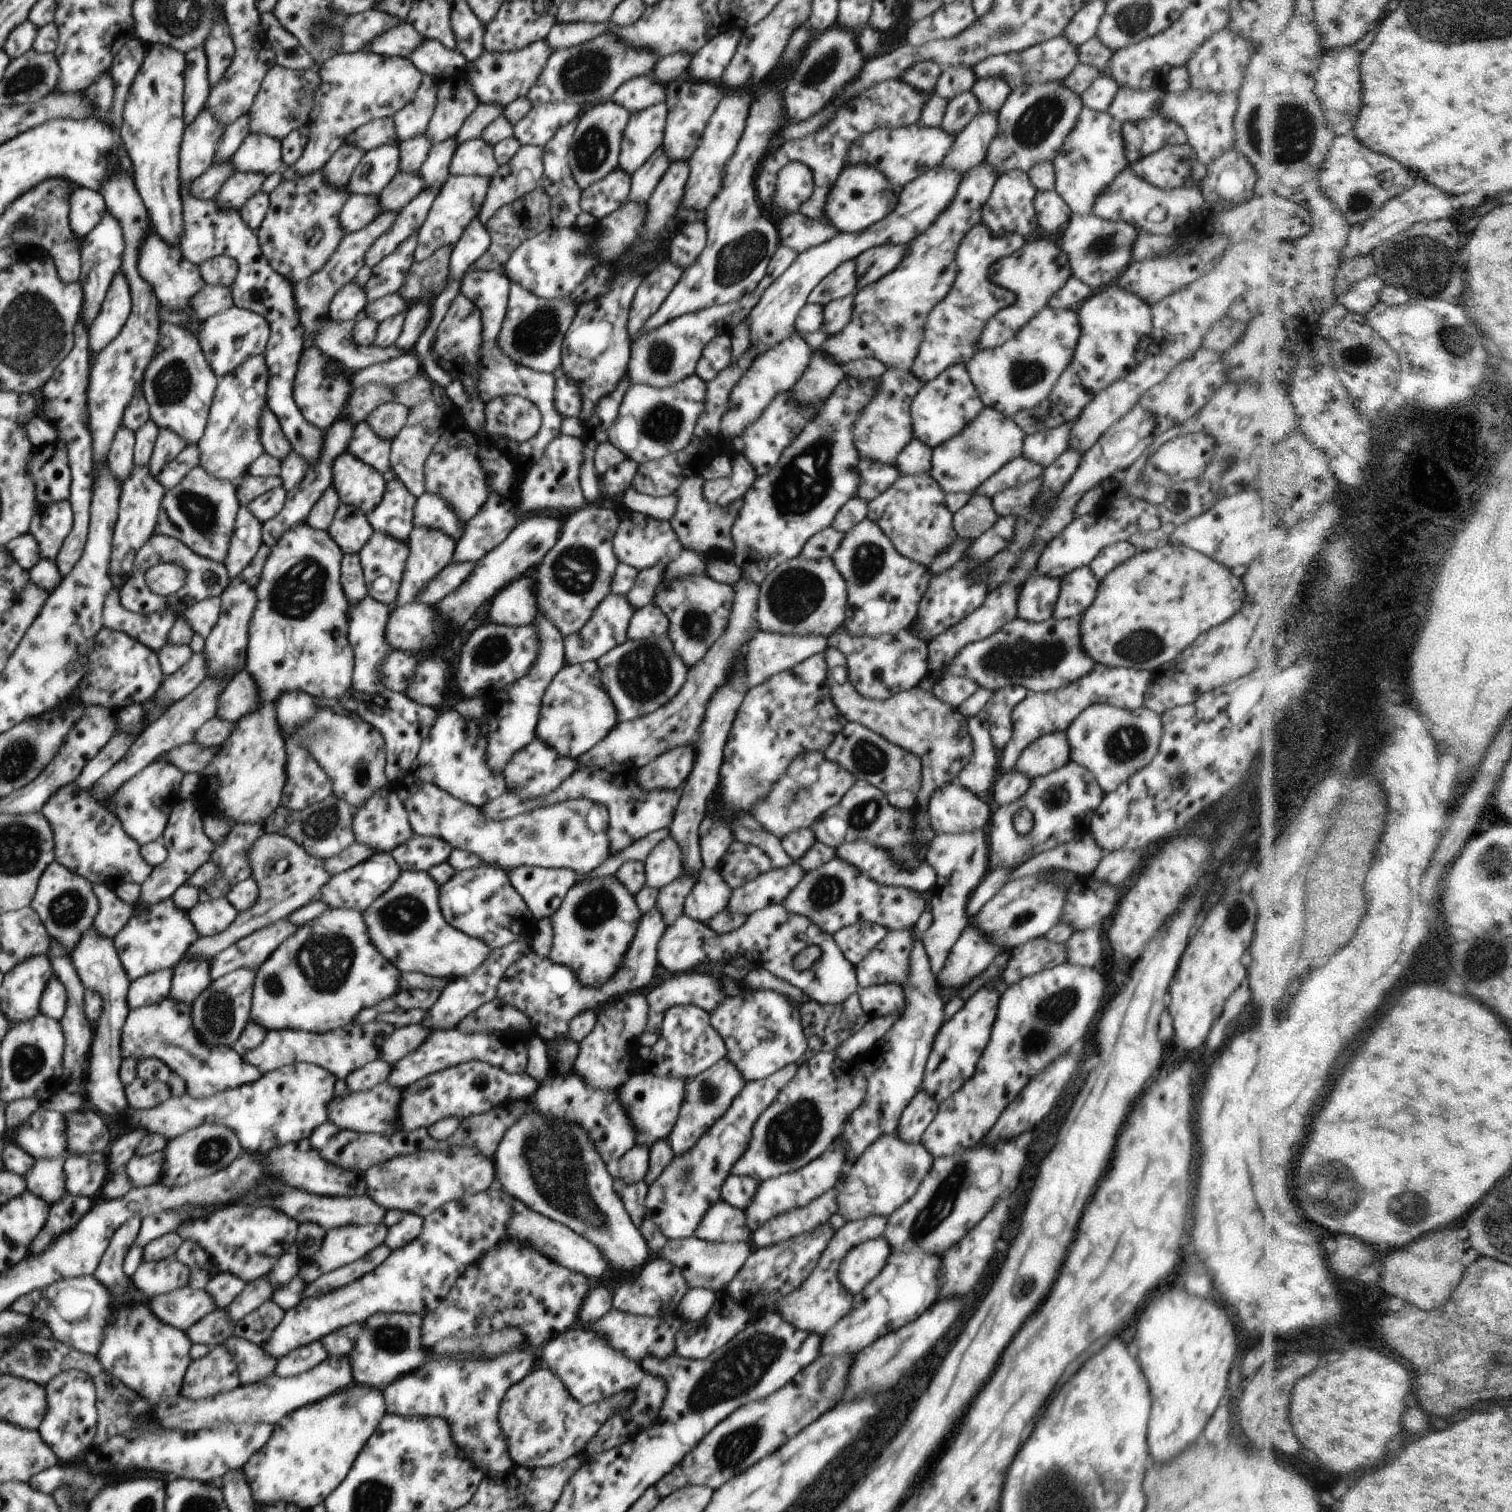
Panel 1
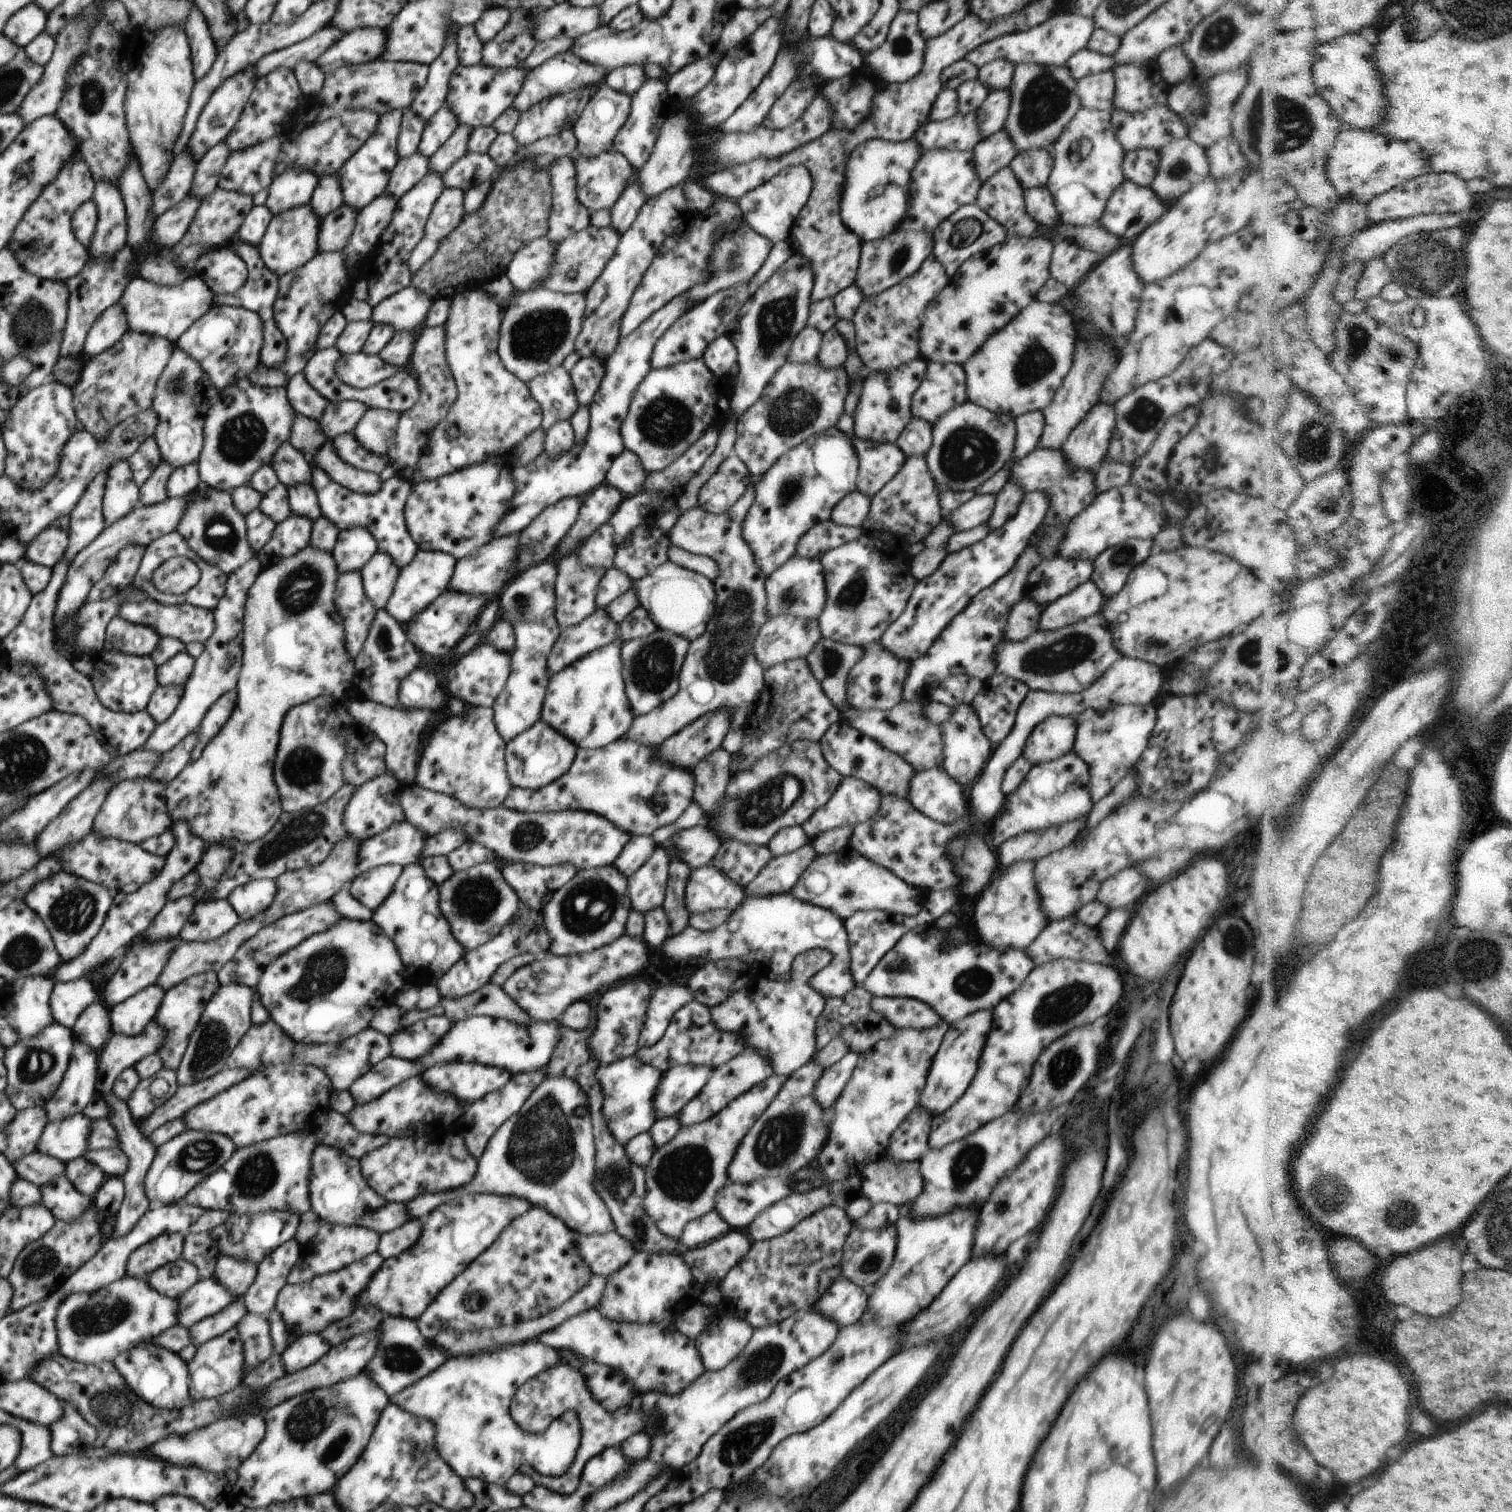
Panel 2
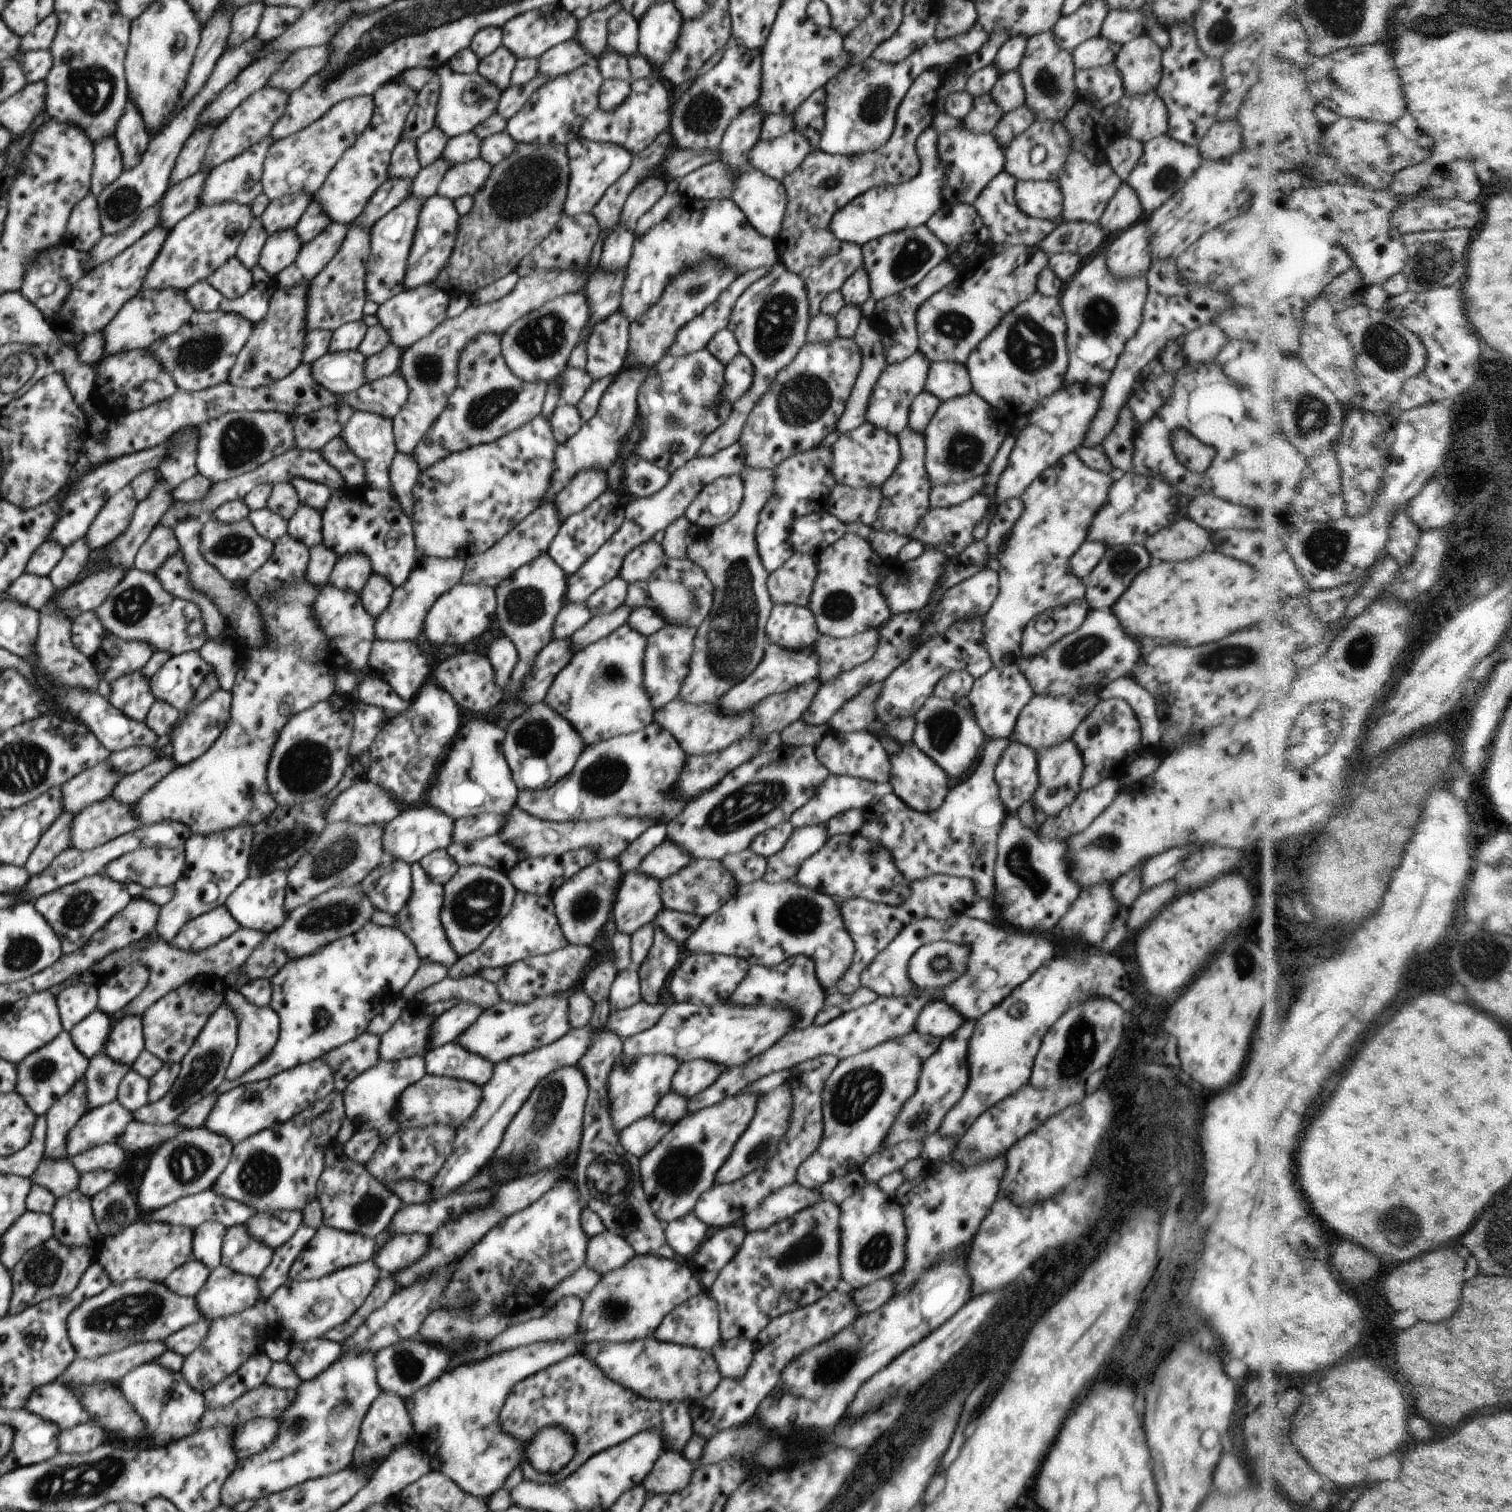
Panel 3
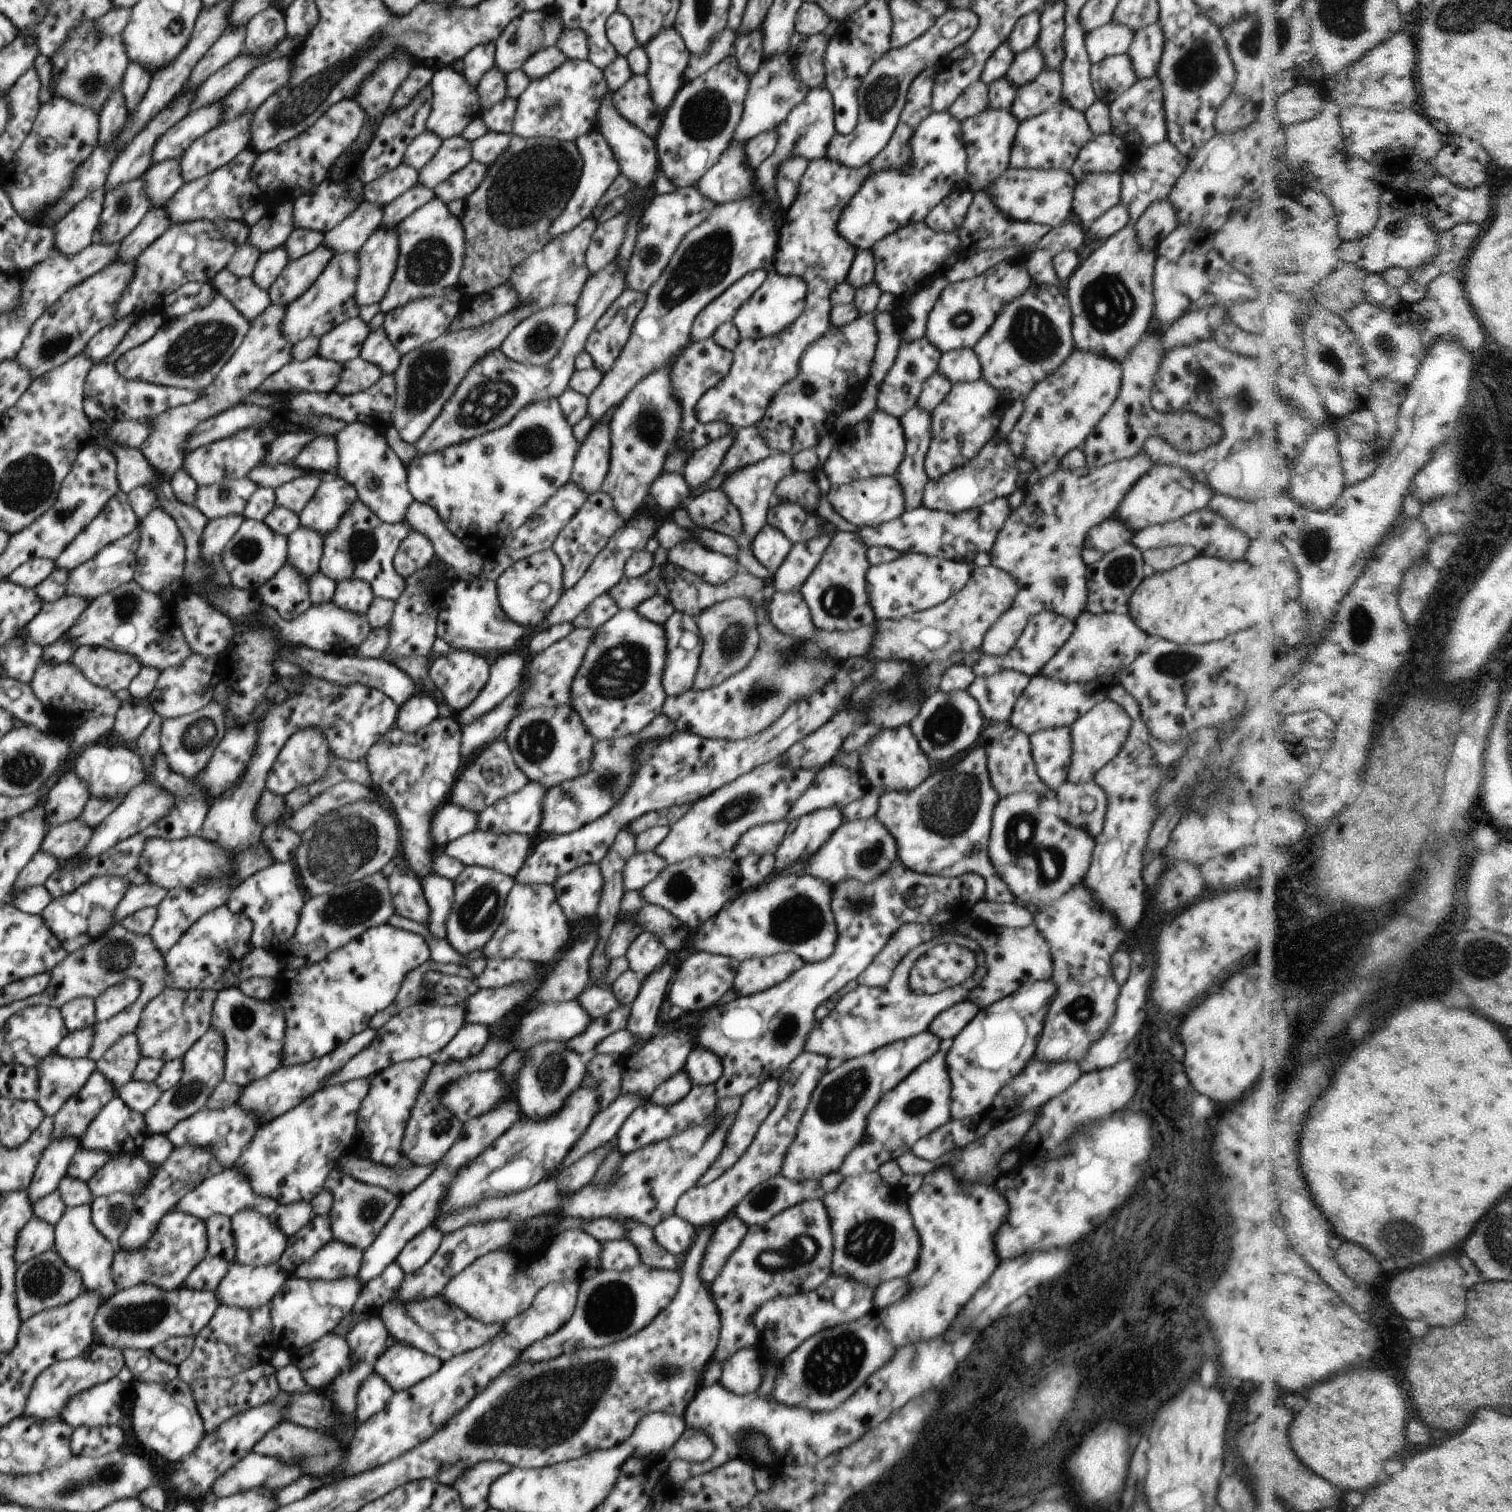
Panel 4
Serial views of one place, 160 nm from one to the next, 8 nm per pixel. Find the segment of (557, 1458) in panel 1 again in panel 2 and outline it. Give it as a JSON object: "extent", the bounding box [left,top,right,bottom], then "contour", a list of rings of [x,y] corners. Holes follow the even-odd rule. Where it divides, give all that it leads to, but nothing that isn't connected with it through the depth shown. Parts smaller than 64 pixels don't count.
{"extent":[510,1364,656,1494],"contour":[[[556,1364],[518,1387],[514,1393],[514,1400],[510,1404],[510,1414],[512,1414],[514,1422],[524,1432],[531,1433],[544,1432],[544,1426],[550,1426],[552,1420],[556,1420],[566,1410],[574,1410],[578,1414],[580,1428],[582,1428],[582,1440],[580,1440],[580,1446],[576,1452],[576,1460],[570,1464],[570,1470],[566,1470],[558,1478],[546,1478],[536,1470],[525,1469],[527,1475],[533,1478],[536,1485],[542,1484],[542,1486],[550,1486],[552,1490],[562,1490],[562,1494],[570,1494],[576,1490],[578,1480],[580,1480],[580,1472],[590,1458],[600,1454],[604,1448],[622,1444],[626,1438],[640,1432],[642,1428],[650,1430],[656,1426],[652,1422],[652,1418],[642,1418],[640,1410],[632,1410],[632,1408],[620,1408],[616,1414],[608,1414],[600,1404],[596,1404],[592,1400],[592,1393],[588,1392],[588,1388],[584,1384],[584,1376],[578,1370],[564,1366],[564,1364]]]}

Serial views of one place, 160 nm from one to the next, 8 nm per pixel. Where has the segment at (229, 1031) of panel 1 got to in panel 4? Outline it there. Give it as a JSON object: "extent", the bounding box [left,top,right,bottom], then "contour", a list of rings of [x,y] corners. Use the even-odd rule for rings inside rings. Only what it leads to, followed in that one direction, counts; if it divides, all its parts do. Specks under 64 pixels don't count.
{"extent":[143,1027,226,1135],"contour":[[[211,1027],[204,1036],[194,1042],[193,1046],[190,1046],[183,1057],[184,1072],[180,1082],[171,1090],[164,1092],[156,1105],[143,1115],[150,1135],[165,1135],[182,1120],[186,1120],[186,1118],[190,1118],[190,1116],[194,1116],[206,1108],[208,1098],[218,1087],[218,1084],[224,1081],[225,1057],[226,1044],[224,1044],[224,1038],[218,1030]]]}

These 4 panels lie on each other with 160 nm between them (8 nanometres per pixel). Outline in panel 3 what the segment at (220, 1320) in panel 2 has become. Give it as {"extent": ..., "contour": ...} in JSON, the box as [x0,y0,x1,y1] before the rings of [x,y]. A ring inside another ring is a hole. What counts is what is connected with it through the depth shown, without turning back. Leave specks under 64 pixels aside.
{"extent":[164,1317,211,1357],"contour":[[[202,1317],[198,1319],[198,1322],[189,1324],[178,1332],[171,1334],[166,1338],[164,1344],[167,1346],[168,1351],[174,1351],[180,1353],[183,1357],[187,1357],[204,1342],[210,1327],[211,1320]]]}

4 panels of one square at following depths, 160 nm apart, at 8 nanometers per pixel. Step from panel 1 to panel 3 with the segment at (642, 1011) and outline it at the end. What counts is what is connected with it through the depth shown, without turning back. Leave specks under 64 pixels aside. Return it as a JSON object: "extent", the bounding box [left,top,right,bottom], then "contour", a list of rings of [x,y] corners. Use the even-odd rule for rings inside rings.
{"extent":[609,968,640,1012],"contour":[[[636,968],[618,972],[609,992],[610,1012],[622,1010],[640,1002],[640,981]]]}

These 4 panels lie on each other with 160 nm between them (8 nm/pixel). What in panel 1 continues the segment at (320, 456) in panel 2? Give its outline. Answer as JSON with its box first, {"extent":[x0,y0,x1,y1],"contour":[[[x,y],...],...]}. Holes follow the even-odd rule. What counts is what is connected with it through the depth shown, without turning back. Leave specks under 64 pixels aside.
{"extent":[332,452,387,513],"contour":[[[346,452],[340,454],[332,464],[332,483],[341,503],[356,506],[364,513],[372,512],[381,504],[387,484],[378,470]]]}

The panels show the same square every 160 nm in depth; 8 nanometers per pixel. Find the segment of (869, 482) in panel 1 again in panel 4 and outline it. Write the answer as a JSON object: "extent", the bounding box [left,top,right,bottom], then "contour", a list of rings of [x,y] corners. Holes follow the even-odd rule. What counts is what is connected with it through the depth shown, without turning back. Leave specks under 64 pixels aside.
{"extent":[823,408,905,487],"contour":[[[877,408],[856,426],[838,433],[837,445],[823,464],[824,474],[835,487],[877,476],[892,477],[904,458],[905,444],[900,419]]]}

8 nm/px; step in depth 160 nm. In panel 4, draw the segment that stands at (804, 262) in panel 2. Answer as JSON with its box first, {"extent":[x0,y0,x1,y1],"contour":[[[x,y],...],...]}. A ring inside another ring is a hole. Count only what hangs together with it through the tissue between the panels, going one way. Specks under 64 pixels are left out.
{"extent":[683,270,807,490],"contour":[[[769,270],[766,280],[756,292],[738,308],[734,316],[734,326],[738,328],[741,339],[772,338],[784,332],[805,309],[807,282],[798,276],[784,276]],[[730,432],[718,440],[712,440],[703,448],[698,448],[692,456],[686,460],[683,478],[690,490],[704,488],[716,474],[723,460],[726,458],[727,451],[734,442],[735,432]]]}

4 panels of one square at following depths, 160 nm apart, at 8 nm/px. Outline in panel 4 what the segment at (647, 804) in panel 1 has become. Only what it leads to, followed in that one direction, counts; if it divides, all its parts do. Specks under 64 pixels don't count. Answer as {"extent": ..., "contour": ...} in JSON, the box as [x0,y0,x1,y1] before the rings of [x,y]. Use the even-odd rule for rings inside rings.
{"extent":[540,714,674,835],"contour":[[[661,714],[654,718],[650,726],[642,728],[637,734],[630,734],[614,741],[596,741],[592,750],[592,766],[586,774],[558,786],[551,787],[542,800],[542,824],[540,829],[552,835],[564,835],[599,820],[616,805],[616,802],[628,792],[630,778],[634,780],[636,762],[632,758],[634,748],[640,748],[648,740],[666,738],[674,732],[674,724],[668,716]]]}

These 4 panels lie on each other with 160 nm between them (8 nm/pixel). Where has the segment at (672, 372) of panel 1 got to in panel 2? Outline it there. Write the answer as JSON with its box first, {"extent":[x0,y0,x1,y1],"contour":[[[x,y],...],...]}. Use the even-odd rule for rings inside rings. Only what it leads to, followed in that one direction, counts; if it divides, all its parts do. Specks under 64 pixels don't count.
{"extent":[651,240,794,370],"contour":[[[781,240],[773,244],[768,258],[757,270],[749,283],[739,289],[733,287],[713,294],[705,301],[694,305],[686,311],[668,330],[660,336],[654,345],[651,357],[651,370],[666,369],[669,366],[685,363],[694,359],[702,359],[706,347],[719,336],[726,335],[728,324],[738,316],[742,305],[762,286],[781,266],[794,254],[791,242]]]}

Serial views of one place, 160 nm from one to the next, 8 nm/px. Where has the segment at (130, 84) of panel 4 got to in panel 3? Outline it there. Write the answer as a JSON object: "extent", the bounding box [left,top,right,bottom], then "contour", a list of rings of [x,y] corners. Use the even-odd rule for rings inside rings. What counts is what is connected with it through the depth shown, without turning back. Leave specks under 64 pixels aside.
{"extent":[115,100,151,171],"contour":[[[129,100],[115,132],[115,141],[122,155],[124,171],[132,170],[141,163],[151,139],[146,132],[142,115]]]}

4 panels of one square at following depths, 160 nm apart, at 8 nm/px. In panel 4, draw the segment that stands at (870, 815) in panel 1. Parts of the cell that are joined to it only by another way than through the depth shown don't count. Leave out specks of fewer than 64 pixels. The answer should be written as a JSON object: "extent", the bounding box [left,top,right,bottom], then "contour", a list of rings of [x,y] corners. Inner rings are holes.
{"extent":[787,762,872,821],"contour":[[[830,762],[818,771],[814,782],[793,802],[787,818],[796,821],[797,818],[822,809],[843,809],[872,789],[871,782],[862,770],[849,771]]]}

